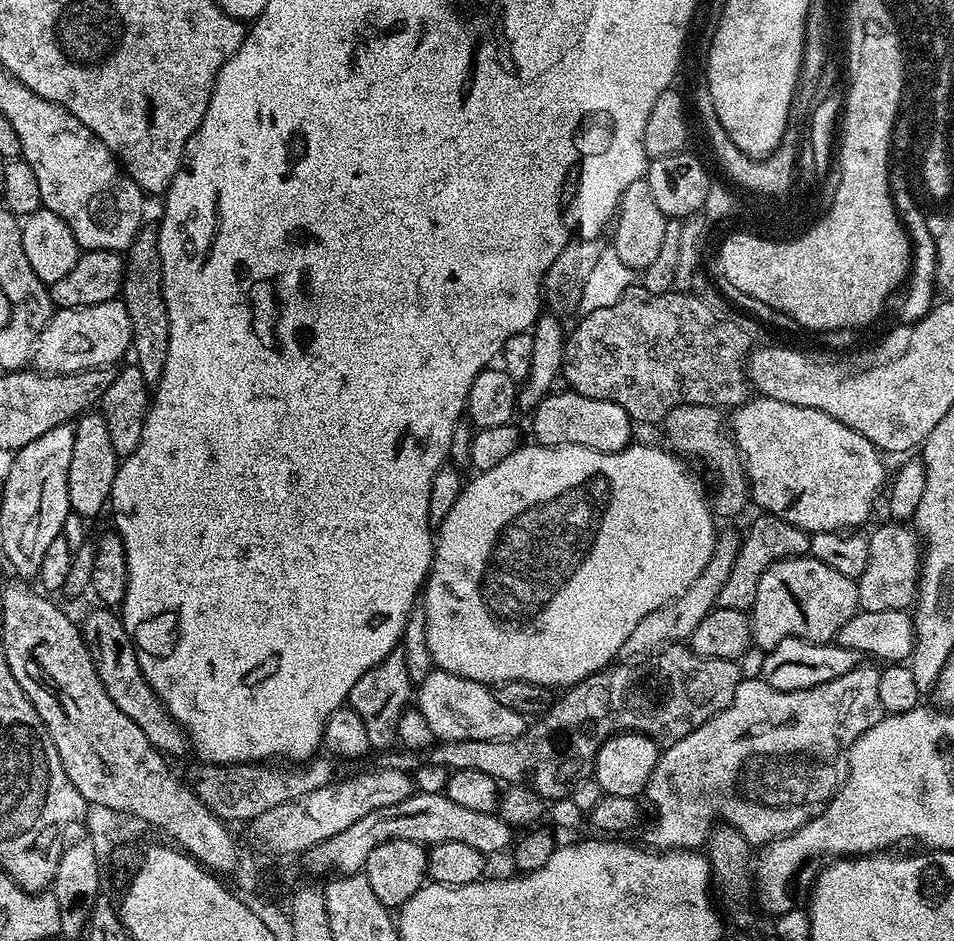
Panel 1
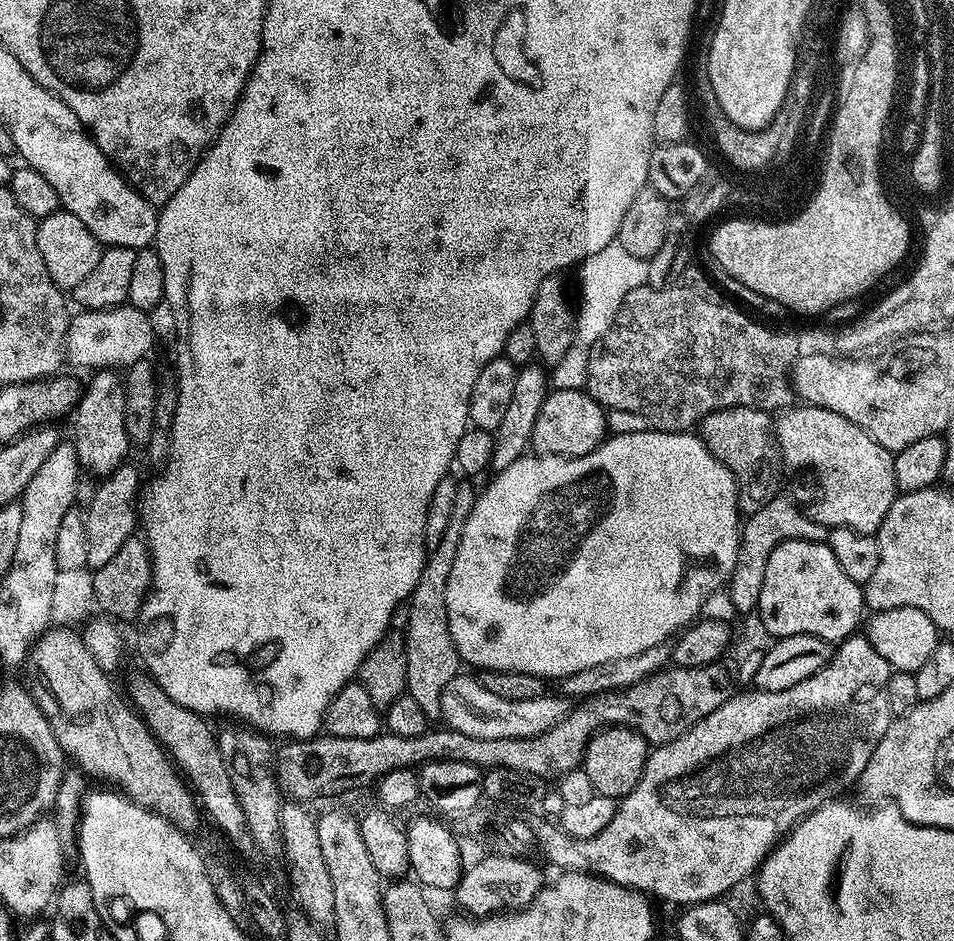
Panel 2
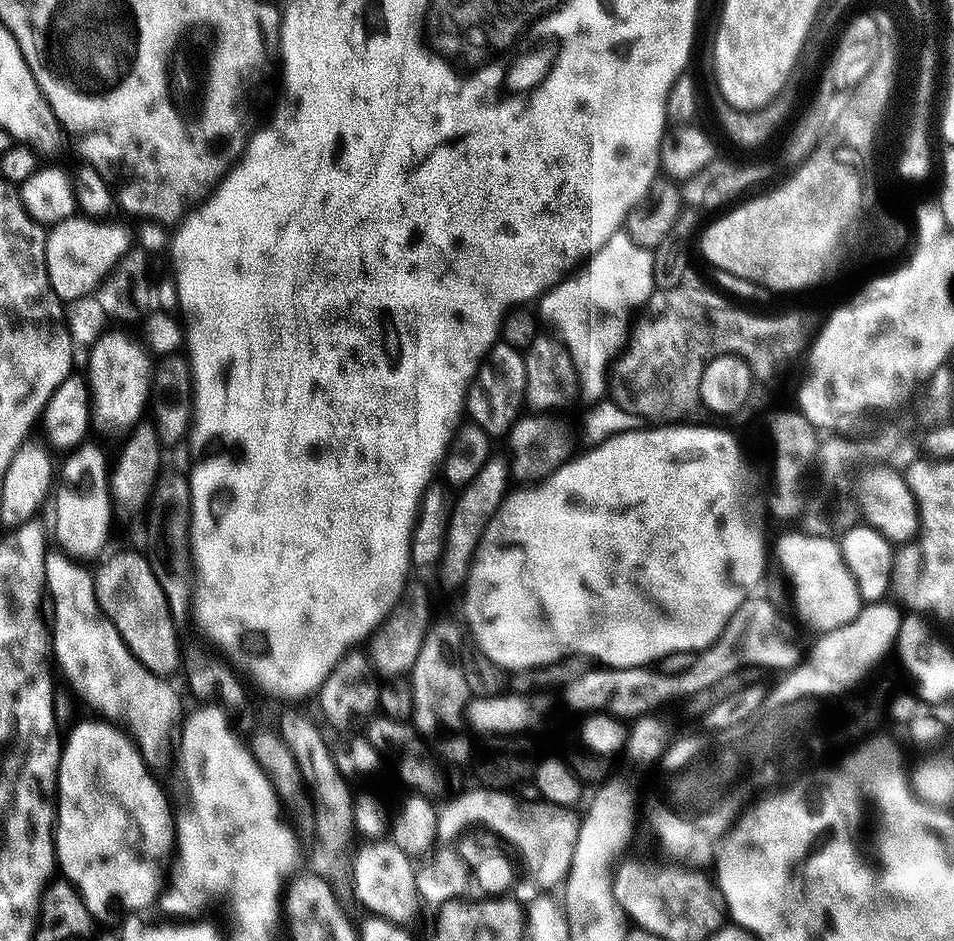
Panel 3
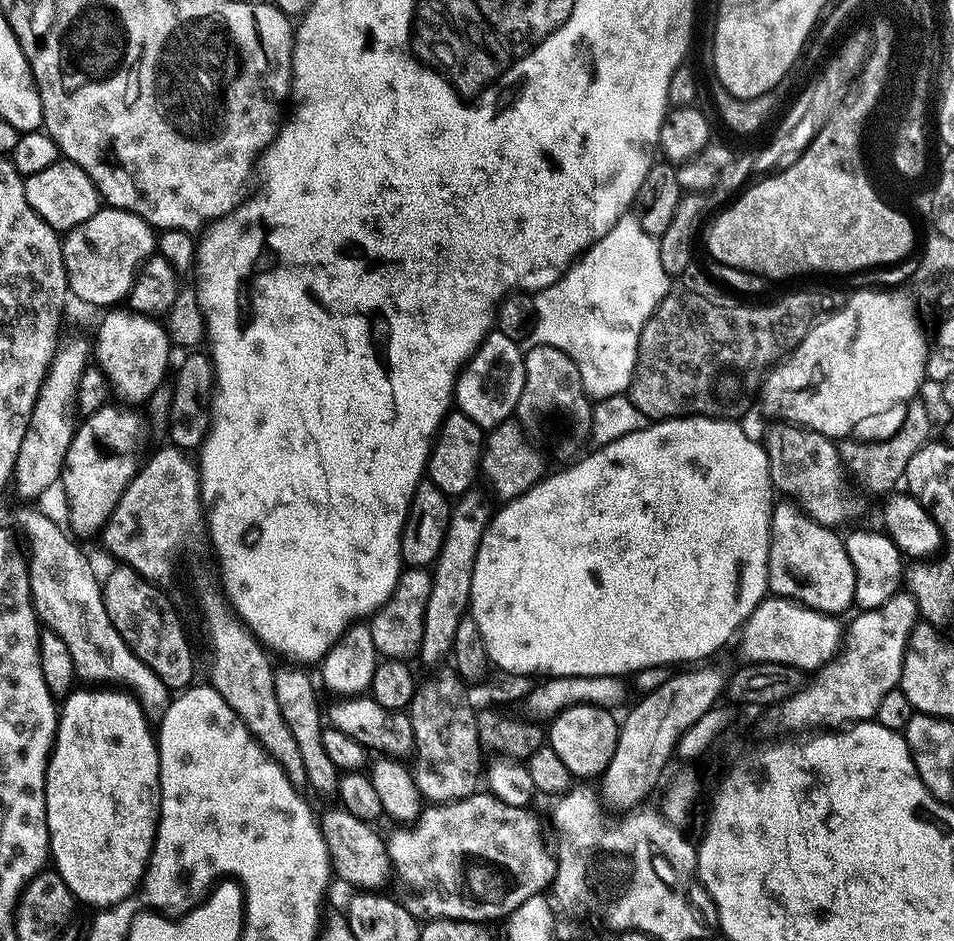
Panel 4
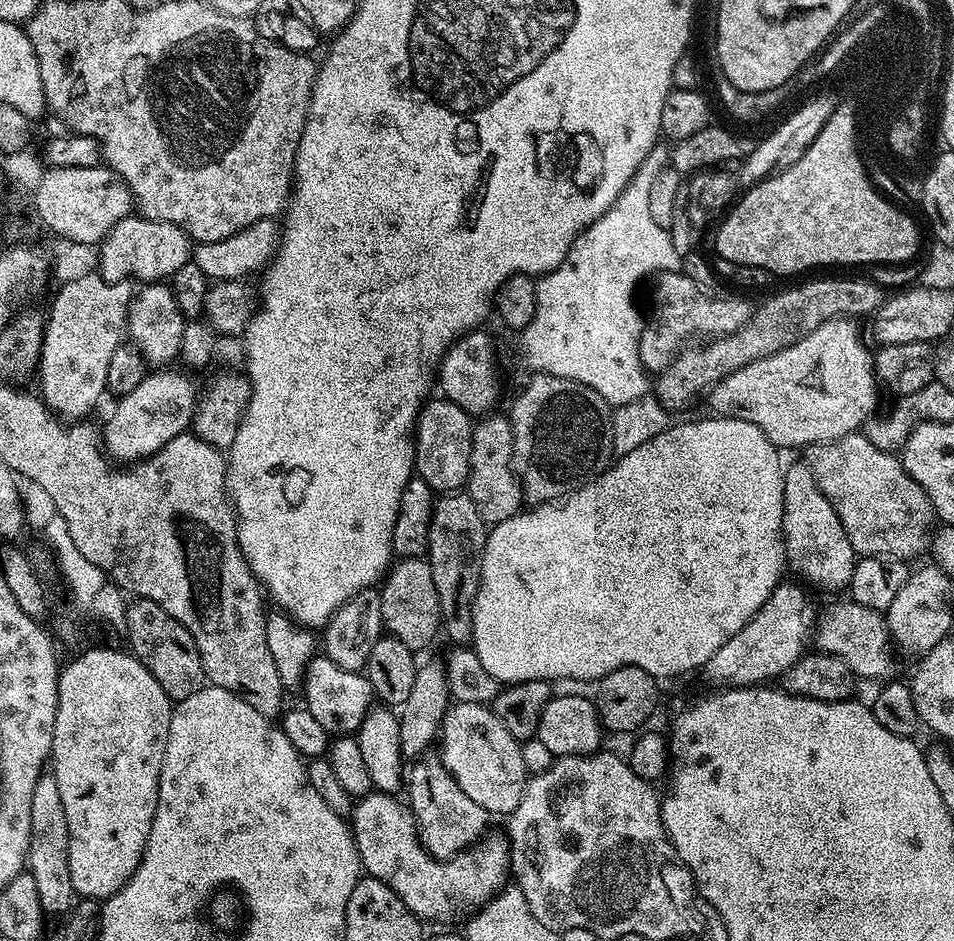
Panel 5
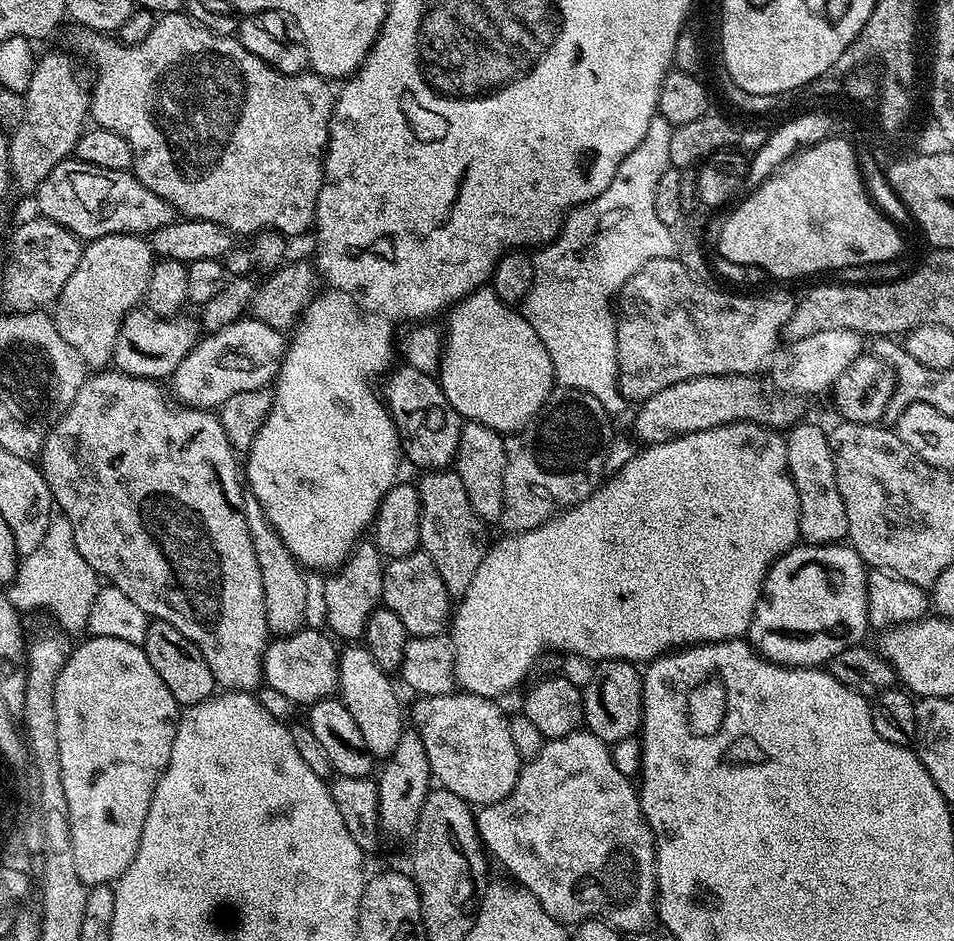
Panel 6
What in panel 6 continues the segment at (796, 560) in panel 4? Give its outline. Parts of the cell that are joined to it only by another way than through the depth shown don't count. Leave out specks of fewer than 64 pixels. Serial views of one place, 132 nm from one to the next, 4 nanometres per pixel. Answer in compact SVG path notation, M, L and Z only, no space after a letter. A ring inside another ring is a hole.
M797 422L791 425L786 439L788 473L794 482L794 490L798 490L801 537L810 544L841 543L848 535L848 519L846 506L842 506L842 494L838 494L838 478L834 474L828 432L816 424Z

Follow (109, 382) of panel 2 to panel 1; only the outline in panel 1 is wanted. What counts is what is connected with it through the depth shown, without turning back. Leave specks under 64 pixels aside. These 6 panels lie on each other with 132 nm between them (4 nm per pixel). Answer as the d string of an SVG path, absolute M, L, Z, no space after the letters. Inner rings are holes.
M88 410L75 421L74 454L70 454L70 474L68 475L68 507L73 513L85 518L105 511L112 495L114 478L118 467L118 457L114 442L110 442L103 415L96 410Z

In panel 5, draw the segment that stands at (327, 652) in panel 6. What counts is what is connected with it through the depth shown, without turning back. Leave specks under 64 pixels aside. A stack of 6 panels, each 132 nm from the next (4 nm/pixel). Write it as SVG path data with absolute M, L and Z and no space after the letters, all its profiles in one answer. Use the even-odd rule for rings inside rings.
M323 654L313 656L308 663L308 669L304 671L303 707L310 710L310 714L330 734L355 734L360 731L364 716L372 711L374 697L372 687L367 675L360 672L342 670L338 662Z

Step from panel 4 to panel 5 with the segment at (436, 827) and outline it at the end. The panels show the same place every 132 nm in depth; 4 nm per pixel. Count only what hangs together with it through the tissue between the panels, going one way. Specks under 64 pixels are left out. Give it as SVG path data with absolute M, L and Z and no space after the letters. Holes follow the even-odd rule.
M373 790L359 797L352 810L350 827L360 855L361 869L367 875L386 882L386 886L390 886L390 890L394 890L394 894L398 894L398 898L406 902L408 909L421 922L460 919L463 921L499 895L509 883L512 858L508 855L508 842L503 835L485 834L471 848L465 848L457 856L451 856L449 860L436 860L422 846L411 808L399 795L391 792Z

